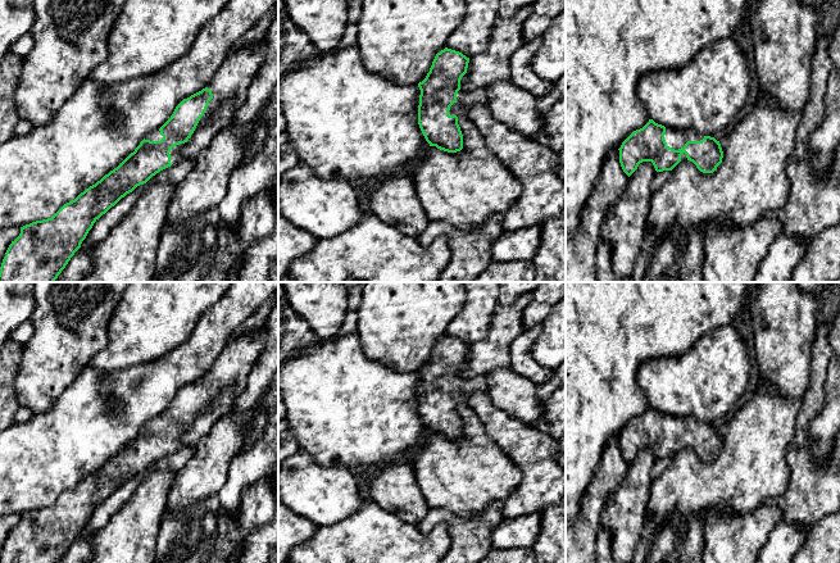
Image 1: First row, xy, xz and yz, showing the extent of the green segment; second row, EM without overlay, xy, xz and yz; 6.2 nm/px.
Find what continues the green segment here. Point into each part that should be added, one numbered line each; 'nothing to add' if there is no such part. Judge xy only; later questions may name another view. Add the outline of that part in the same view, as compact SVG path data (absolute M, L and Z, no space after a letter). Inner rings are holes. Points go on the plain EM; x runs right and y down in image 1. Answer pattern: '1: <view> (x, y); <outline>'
1: xy (230, 371); M263 327L255 333L237 336L226 345L208 372L213 386L194 421L187 430L171 436L172 453L183 445L195 446L218 418L232 410L233 401L244 390L248 374L260 357L265 342L267 332Z

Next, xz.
1: xz (466, 387); M460 376L457 381L457 389L450 394L449 403L468 404L472 394L486 394L486 387L486 376L477 376L473 378Z

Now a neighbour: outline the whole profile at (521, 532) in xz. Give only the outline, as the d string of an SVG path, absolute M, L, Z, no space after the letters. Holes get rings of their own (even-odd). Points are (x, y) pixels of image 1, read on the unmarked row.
M540 513L504 518L491 532L492 549L531 548L540 535L541 522Z

